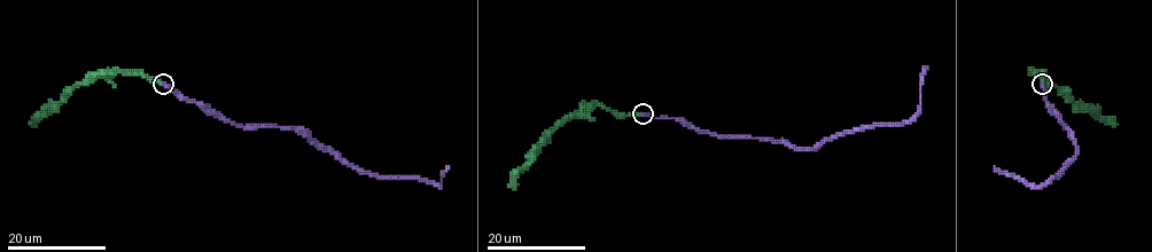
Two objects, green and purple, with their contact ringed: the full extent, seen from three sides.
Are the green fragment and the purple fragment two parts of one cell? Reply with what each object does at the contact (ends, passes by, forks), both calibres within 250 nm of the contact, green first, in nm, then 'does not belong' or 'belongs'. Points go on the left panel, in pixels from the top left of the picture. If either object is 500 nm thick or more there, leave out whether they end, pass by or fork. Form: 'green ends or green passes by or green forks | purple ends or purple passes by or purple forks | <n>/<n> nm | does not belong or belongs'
green ends | purple ends | 380/360 nm | belongs

